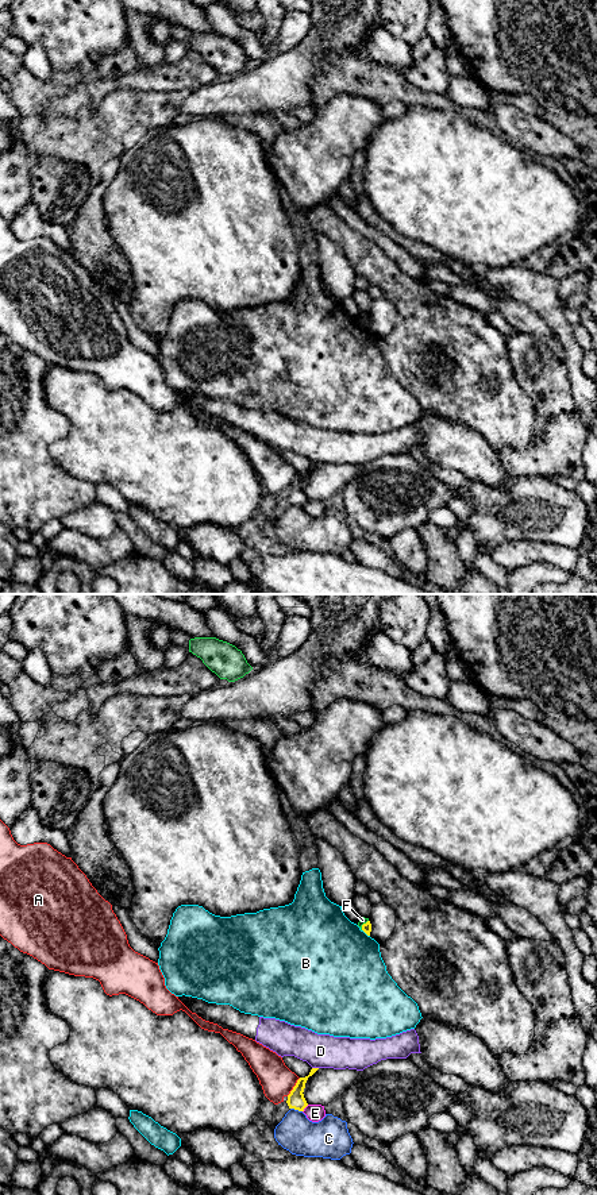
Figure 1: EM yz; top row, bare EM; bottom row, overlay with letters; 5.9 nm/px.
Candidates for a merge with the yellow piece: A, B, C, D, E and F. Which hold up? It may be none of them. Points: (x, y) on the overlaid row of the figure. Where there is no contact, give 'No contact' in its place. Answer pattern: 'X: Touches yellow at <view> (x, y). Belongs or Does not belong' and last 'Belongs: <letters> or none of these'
A: Touches yellow at yz (293, 1087). Does not belong
B: Touches yellow at yz (366, 933). Does not belong
C: Touches yellow at yz (296, 1109). Does not belong
D: Touches yellow at yz (315, 1068). Does not belong
E: Touches yellow at yz (304, 1107). Does not belong
F: Touches yellow at yz (362, 925). Does not belong
Belongs: none of these

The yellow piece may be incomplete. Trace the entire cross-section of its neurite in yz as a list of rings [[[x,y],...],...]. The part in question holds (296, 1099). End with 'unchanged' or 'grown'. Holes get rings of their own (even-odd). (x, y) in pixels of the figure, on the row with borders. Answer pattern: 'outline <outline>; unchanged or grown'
outline [[[312,1068],[308,1076],[300,1078],[297,1080],[296,1086],[288,1095],[286,1103],[288,1103],[289,1109],[304,1111],[304,1109],[308,1106],[303,1092],[304,1092],[308,1078],[312,1076],[317,1069],[319,1068]]]; unchanged

